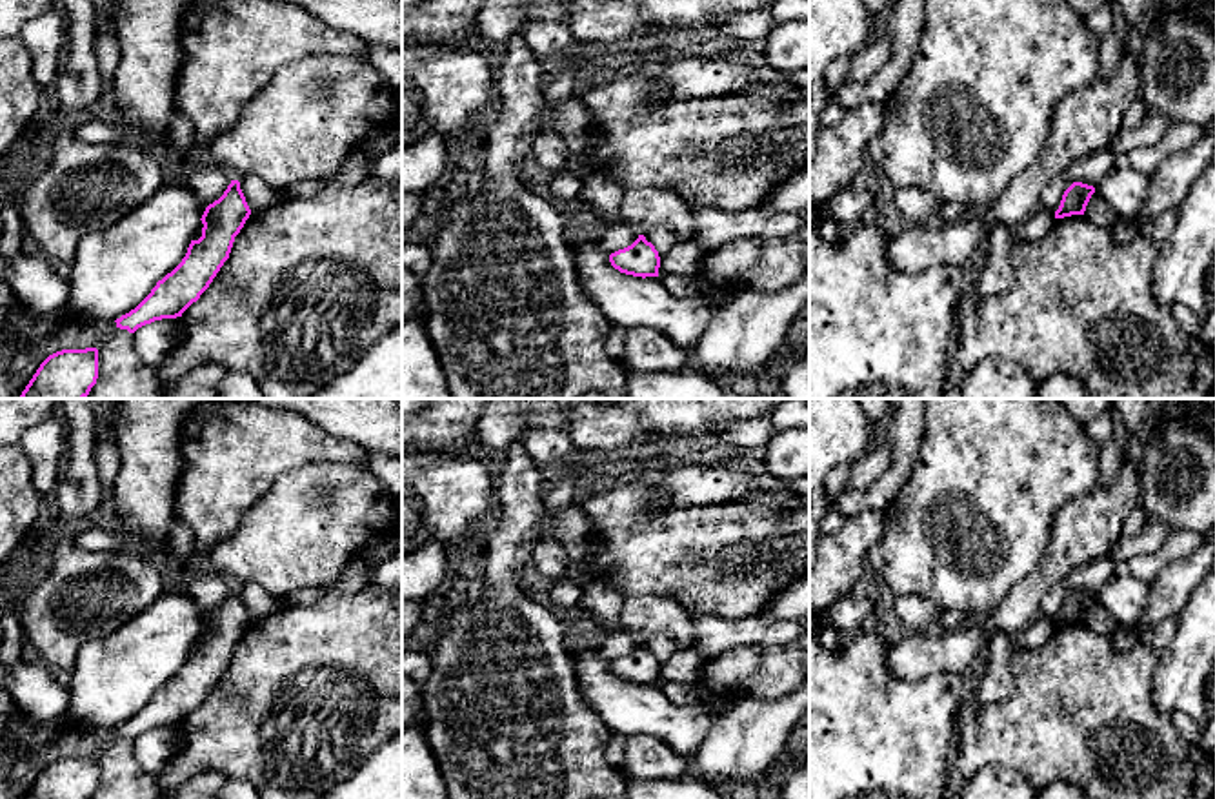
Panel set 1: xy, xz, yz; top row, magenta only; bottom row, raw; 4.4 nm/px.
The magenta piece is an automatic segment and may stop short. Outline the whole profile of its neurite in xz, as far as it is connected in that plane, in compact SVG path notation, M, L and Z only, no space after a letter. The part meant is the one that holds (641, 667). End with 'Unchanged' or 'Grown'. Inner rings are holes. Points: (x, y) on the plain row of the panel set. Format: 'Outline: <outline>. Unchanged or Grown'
Outline: M644 642L615 661L609 662L609 670L615 677L633 684L658 684L660 664L651 650Z. Unchanged

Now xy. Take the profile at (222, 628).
Outline: M231 588L224 602L206 615L202 644L191 648L182 670L135 717L115 728L116 735L135 741L155 728L182 724L229 666L235 644L249 622L240 590Z. Unchanged

